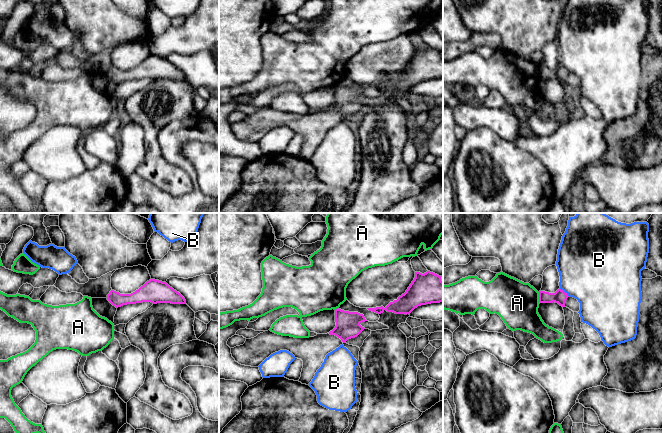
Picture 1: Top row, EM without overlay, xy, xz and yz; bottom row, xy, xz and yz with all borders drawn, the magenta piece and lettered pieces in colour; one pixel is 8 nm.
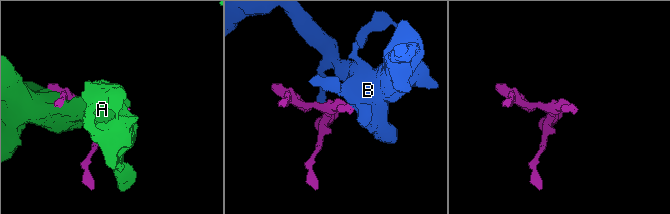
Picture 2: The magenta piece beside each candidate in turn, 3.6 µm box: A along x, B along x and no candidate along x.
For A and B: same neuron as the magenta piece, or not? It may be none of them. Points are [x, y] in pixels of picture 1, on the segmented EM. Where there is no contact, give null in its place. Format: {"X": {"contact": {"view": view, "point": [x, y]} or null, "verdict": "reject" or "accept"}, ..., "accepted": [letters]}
{"A": {"contact": {"view": "yz", "point": [539, 297]}, "verdict": "reject"}, "B": {"contact": {"view": "yz", "point": [563, 291]}, "verdict": "reject"}, "accepted": []}

